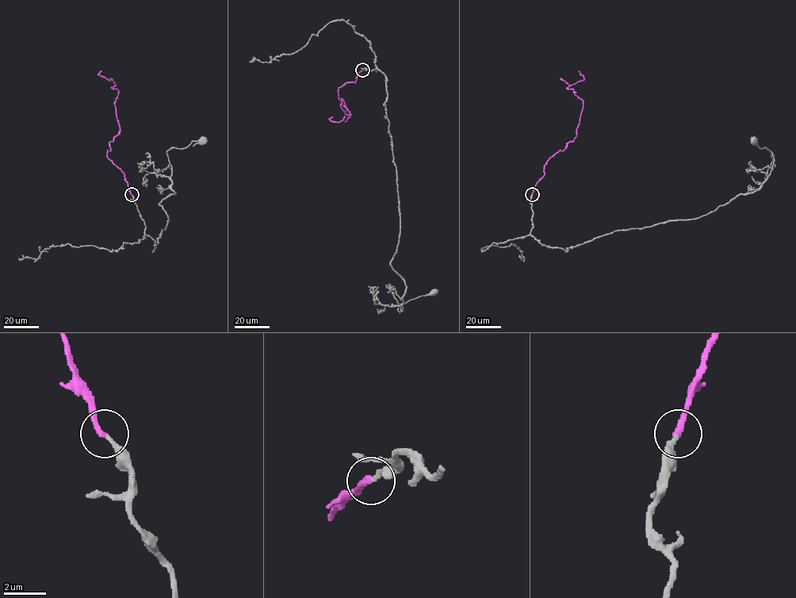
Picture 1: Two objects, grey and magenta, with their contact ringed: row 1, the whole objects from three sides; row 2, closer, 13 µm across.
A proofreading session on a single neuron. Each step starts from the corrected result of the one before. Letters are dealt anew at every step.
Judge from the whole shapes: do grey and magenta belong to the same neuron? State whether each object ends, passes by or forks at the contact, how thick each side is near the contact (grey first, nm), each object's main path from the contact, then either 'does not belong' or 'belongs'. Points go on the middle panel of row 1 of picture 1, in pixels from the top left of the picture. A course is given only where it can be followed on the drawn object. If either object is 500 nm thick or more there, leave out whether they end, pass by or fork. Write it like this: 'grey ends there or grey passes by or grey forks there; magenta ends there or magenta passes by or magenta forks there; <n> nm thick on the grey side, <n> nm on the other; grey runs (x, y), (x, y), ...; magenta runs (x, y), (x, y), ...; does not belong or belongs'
grey ends there; magenta ends there; 240 nm thick on the grey side, 300 nm on the other; grey runs (362, 70), (379, 70), (386, 79), (399, 224), (391, 265), (406, 286), (403, 310), (398, 310), (434, 293); magenta runs (362, 70), (338, 88), (349, 117), (342, 105), (344, 117), (333, 116); belongs

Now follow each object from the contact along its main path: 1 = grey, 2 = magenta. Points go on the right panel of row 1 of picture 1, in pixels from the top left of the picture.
1: (532, 194), (531, 235), (566, 251), (615, 231), (696, 219), (753, 193), (774, 160), (754, 141)
2: (532, 194), (545, 173), (544, 165), (575, 136), (583, 101), (572, 89), (566, 88), (583, 80), (579, 70)

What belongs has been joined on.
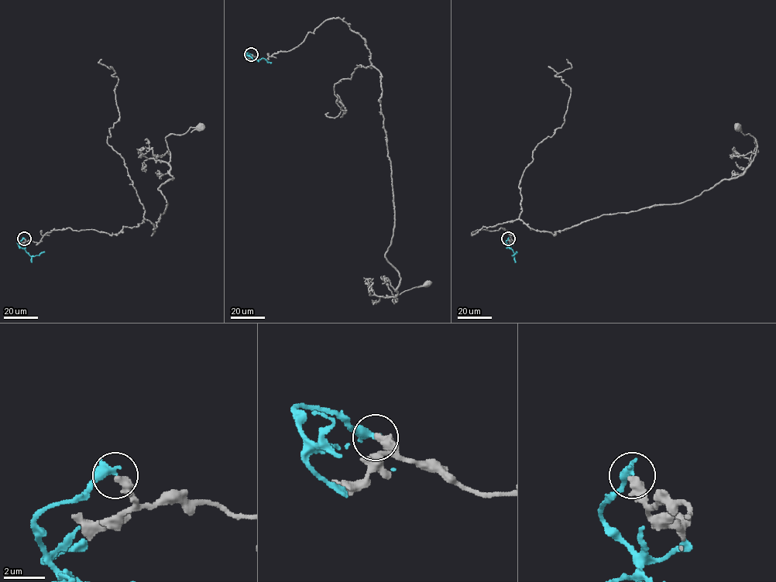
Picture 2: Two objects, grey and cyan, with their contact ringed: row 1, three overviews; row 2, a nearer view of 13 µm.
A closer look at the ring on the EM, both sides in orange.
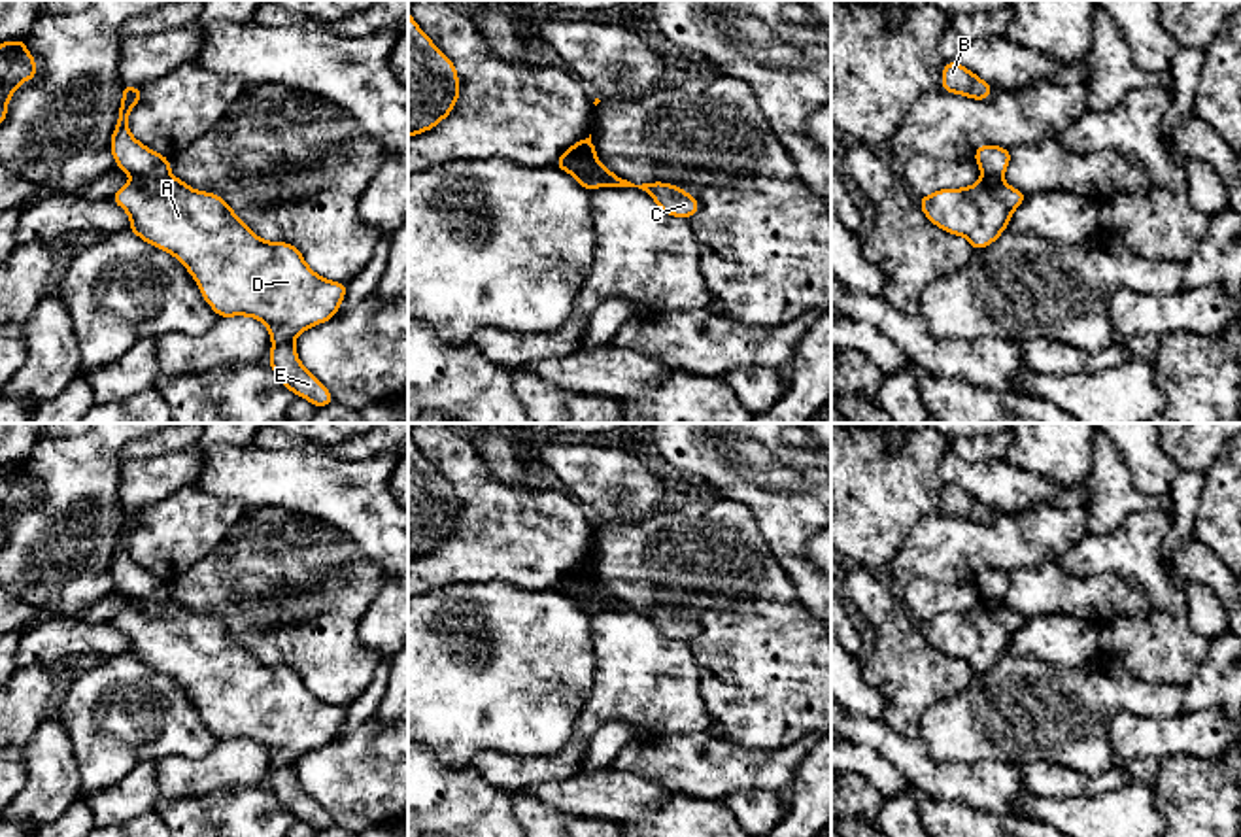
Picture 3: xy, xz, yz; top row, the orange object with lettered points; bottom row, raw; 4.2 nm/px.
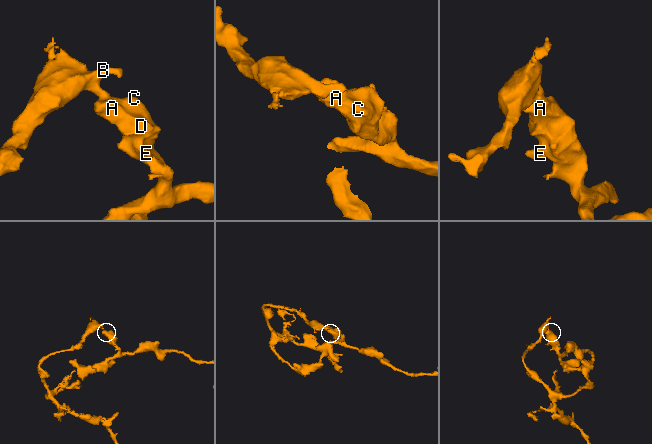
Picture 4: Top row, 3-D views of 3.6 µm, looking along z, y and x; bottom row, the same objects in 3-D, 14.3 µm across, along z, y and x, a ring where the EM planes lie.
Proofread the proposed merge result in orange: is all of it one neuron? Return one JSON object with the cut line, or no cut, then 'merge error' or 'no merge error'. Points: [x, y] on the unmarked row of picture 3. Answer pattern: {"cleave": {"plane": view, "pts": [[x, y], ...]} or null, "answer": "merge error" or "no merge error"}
{"cleave": {"plane": "xy", "pts": [[169, 596], [133, 601]]}, "answer": "merge error"}

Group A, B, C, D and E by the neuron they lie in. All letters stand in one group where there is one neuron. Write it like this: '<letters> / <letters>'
A C D E / B

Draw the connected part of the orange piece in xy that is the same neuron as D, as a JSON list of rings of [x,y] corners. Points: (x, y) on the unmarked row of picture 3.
[[[172,597],[132,601],[111,623],[128,637],[128,654],[185,688],[219,741],[247,739],[266,748],[272,761],[268,790],[287,812],[315,831],[334,826],[331,814],[302,790],[295,763],[338,737],[348,707],[317,699],[295,669],[261,663],[219,618],[191,612]]]

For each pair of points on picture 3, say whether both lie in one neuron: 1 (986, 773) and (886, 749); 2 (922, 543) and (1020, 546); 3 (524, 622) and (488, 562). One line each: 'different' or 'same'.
1: same
2: same
3: different

